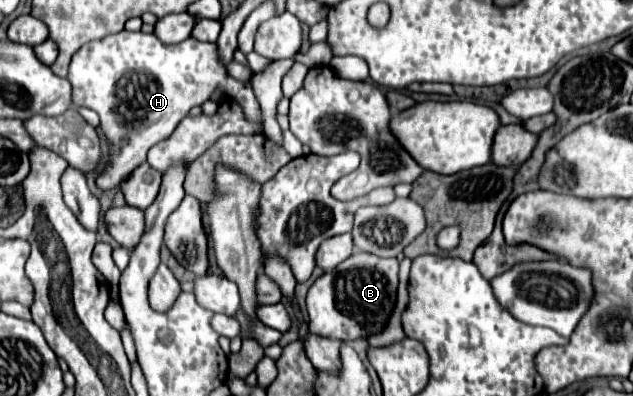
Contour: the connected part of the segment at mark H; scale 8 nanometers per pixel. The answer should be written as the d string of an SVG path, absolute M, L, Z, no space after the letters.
M121 31L83 45L71 59L67 79L73 85L73 105L89 107L99 115L99 129L111 145L111 165L97 177L101 189L121 183L147 159L147 151L165 141L181 119L193 107L203 105L217 87L241 103L249 121L261 123L261 107L251 83L227 77L217 59L217 45L195 41L193 37L177 45L165 45L155 33Z

